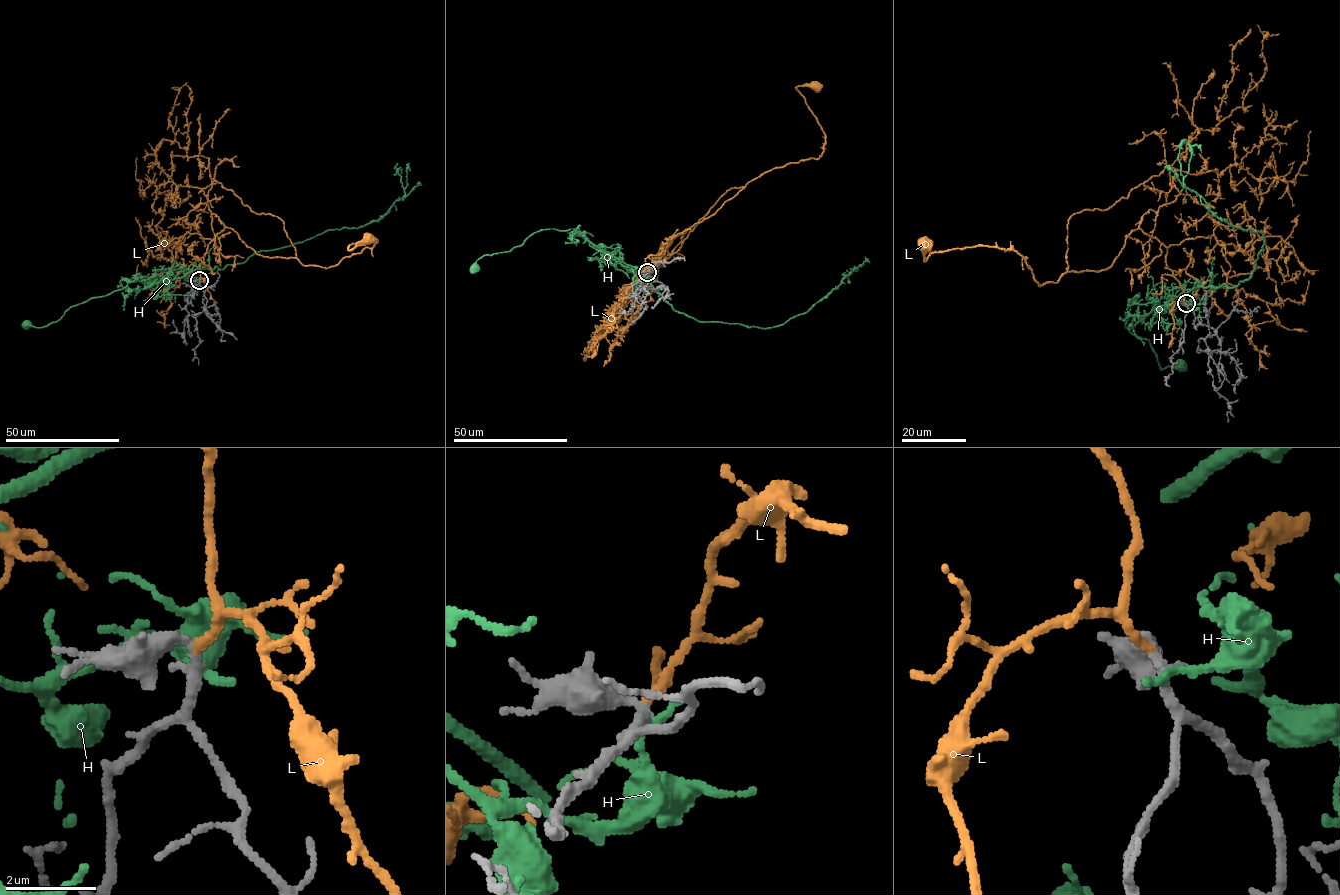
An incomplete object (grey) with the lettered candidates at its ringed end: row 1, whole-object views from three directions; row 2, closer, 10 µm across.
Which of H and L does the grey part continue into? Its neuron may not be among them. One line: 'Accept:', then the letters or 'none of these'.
Accept: L

